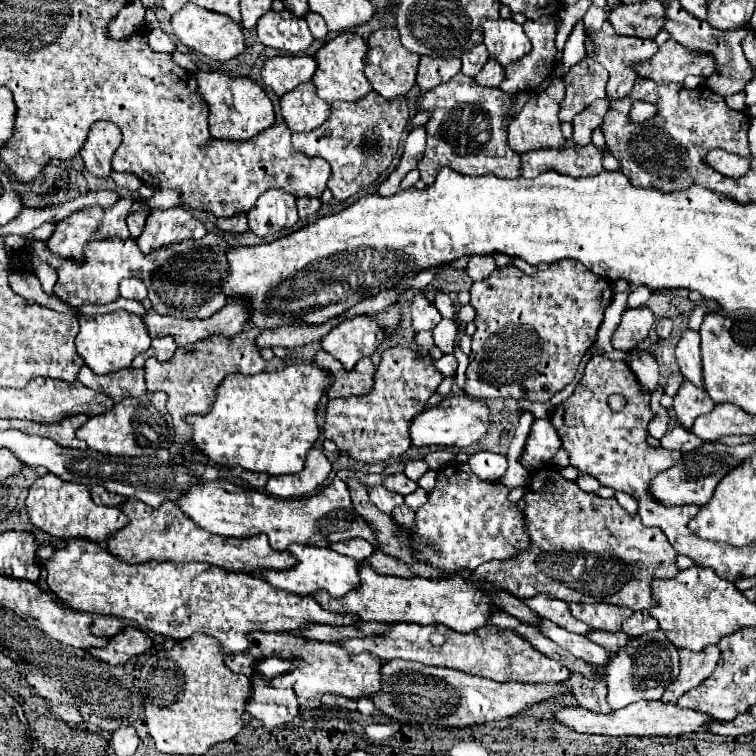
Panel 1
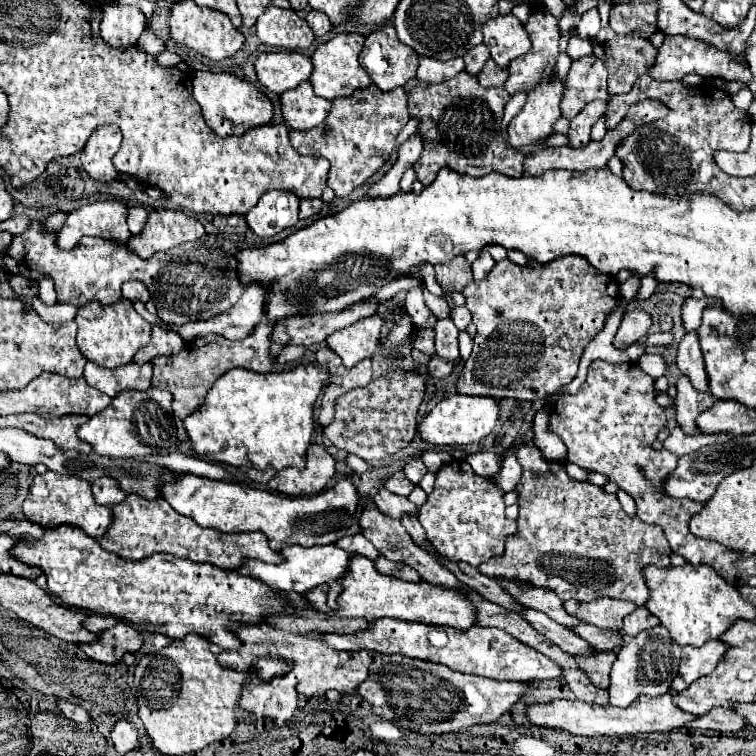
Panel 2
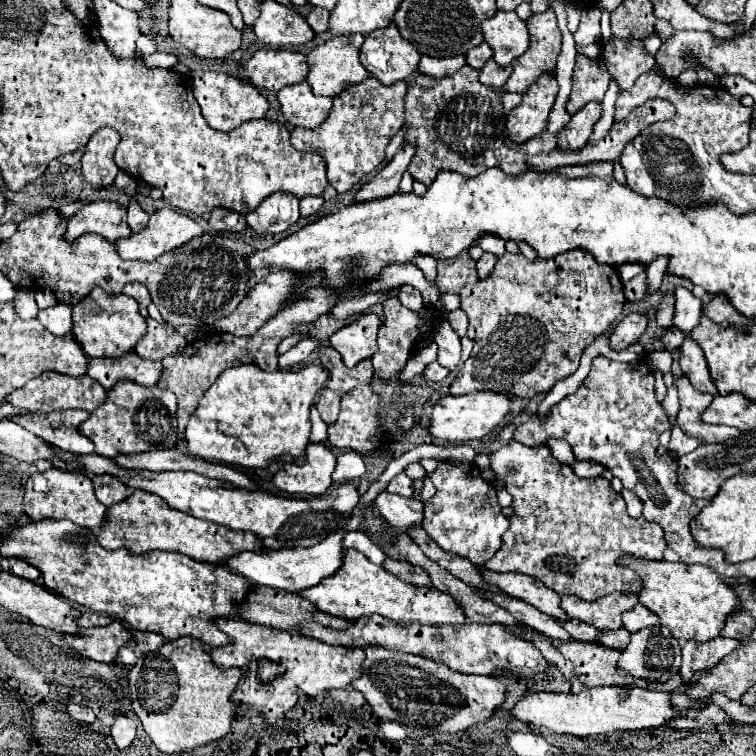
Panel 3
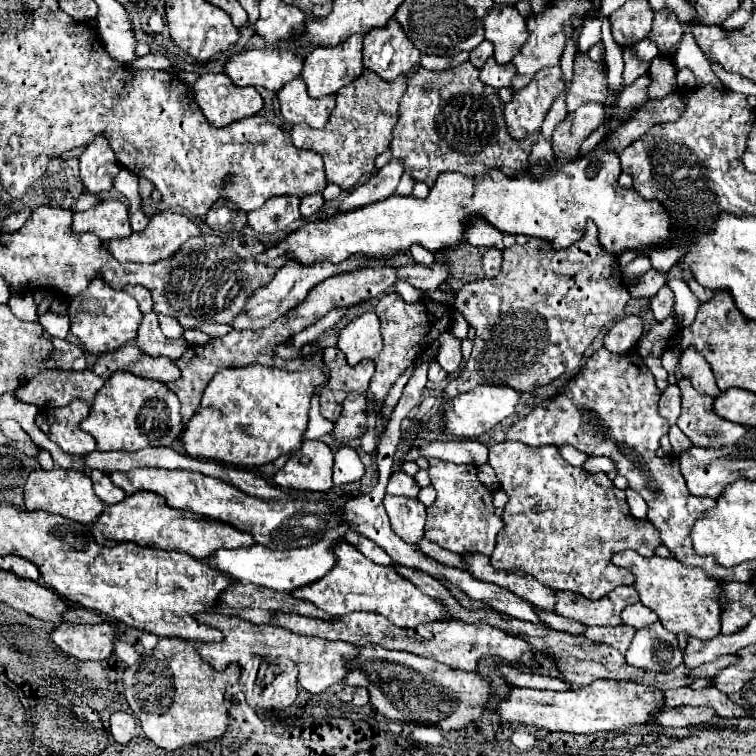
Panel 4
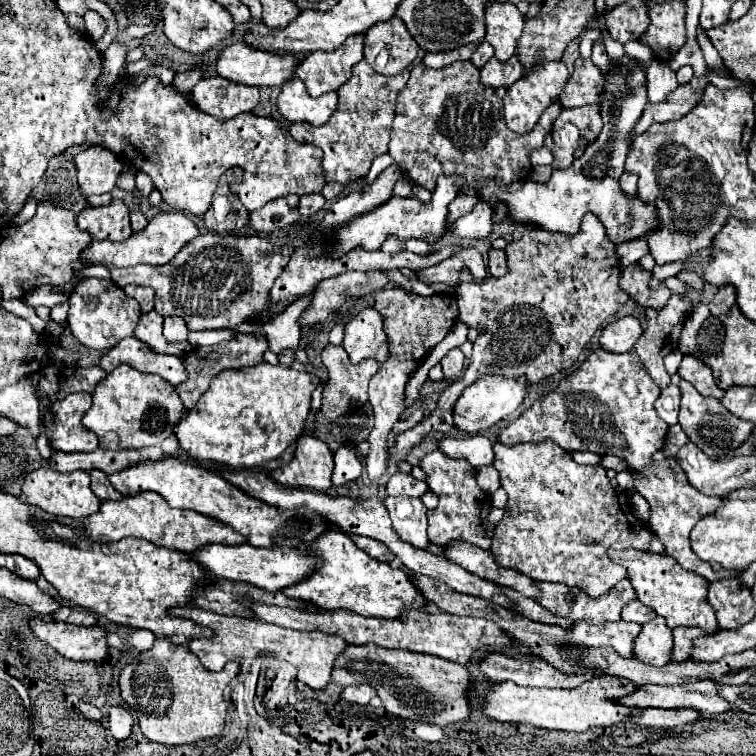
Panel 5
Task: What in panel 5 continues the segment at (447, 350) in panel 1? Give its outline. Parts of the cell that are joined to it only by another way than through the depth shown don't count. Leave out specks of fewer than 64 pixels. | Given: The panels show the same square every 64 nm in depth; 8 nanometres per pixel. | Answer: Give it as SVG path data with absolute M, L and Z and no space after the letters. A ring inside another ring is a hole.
M454 348L440 360L440 364L444 368L444 380L454 380L464 372L464 354L460 348Z

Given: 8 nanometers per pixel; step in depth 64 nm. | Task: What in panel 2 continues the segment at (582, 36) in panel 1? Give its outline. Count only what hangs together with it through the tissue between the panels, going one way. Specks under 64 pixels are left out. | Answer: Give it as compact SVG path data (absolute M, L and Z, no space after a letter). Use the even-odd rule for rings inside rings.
M570 38L568 40L568 48L566 52L572 56L572 58L580 58L580 56L590 56L592 54L592 42L588 40L580 40L580 38Z

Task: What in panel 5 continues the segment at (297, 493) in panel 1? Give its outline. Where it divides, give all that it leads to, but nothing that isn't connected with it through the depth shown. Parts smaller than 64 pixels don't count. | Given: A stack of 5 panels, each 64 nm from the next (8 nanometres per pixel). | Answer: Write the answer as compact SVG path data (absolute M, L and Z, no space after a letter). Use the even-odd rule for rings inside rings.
M300 436L294 458L272 470L272 478L286 488L310 488L324 492L332 486L332 452L320 438Z

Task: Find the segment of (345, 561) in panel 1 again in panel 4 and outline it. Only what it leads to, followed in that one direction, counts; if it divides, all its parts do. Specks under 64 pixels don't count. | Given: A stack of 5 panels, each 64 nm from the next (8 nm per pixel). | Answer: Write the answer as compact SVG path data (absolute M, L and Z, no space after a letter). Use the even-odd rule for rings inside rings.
M341 525L338 530L330 530L326 532L326 538L308 546L308 548L294 548L294 550L268 550L260 544L254 544L252 548L236 548L236 550L226 550L226 548L218 548L210 560L214 560L216 570L228 574L230 578L238 580L238 582L252 582L256 586L264 586L270 590L278 590L278 592L292 592L294 588L300 588L304 584L312 584L316 580L320 580L320 576L324 576L324 572L328 572L334 564L334 556L332 556L332 544L336 544L336 538L340 540L349 528Z

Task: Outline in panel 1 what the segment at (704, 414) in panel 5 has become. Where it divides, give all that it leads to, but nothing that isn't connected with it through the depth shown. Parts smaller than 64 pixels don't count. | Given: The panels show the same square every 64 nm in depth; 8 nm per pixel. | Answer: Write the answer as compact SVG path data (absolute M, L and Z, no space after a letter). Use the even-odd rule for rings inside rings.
M684 380L676 398L674 398L674 412L676 412L678 422L686 430L690 430L694 420L700 414L710 412L710 410L712 410L712 398L708 396L708 392L696 388L690 380Z

